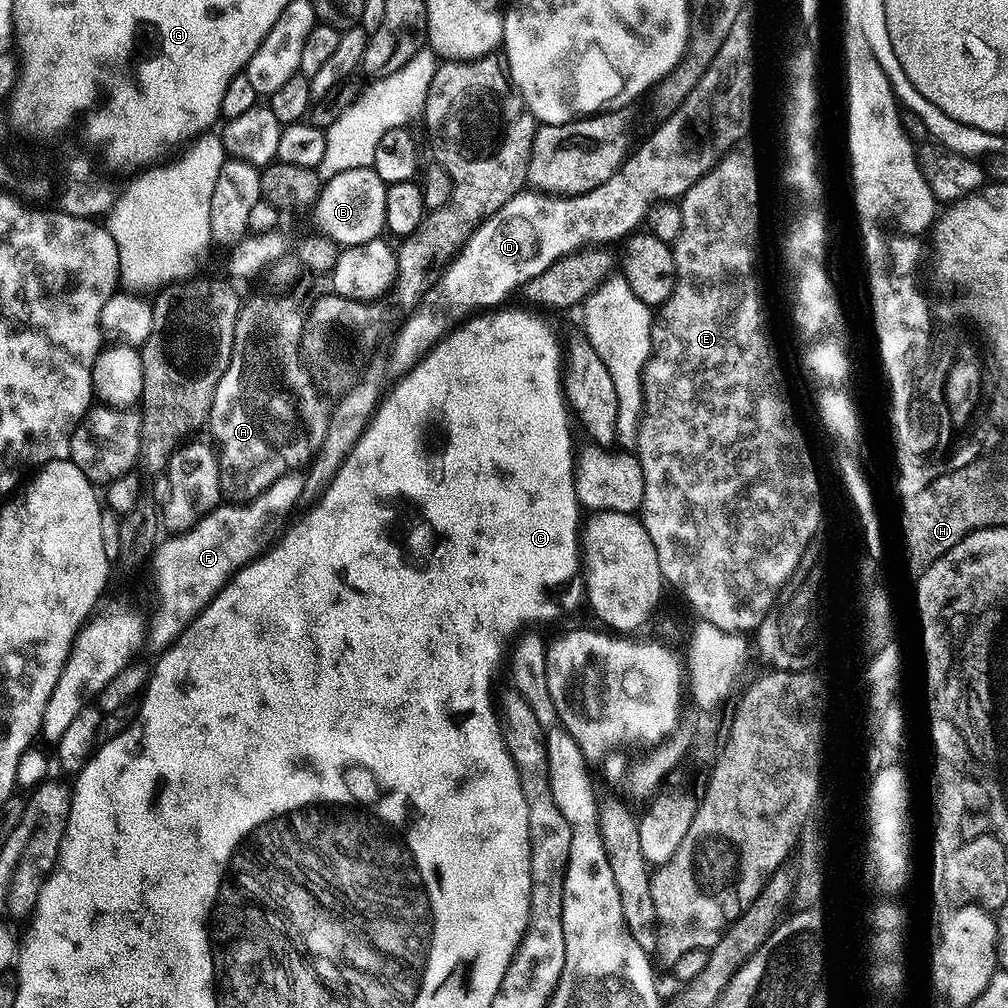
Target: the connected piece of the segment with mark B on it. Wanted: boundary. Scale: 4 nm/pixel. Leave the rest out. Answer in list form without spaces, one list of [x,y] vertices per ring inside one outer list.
[[[375,167],[342,170],[327,177],[321,183],[320,195],[316,197],[314,213],[319,235],[337,246],[349,248],[377,239],[382,232],[382,220],[378,211],[383,209],[381,173]]]

